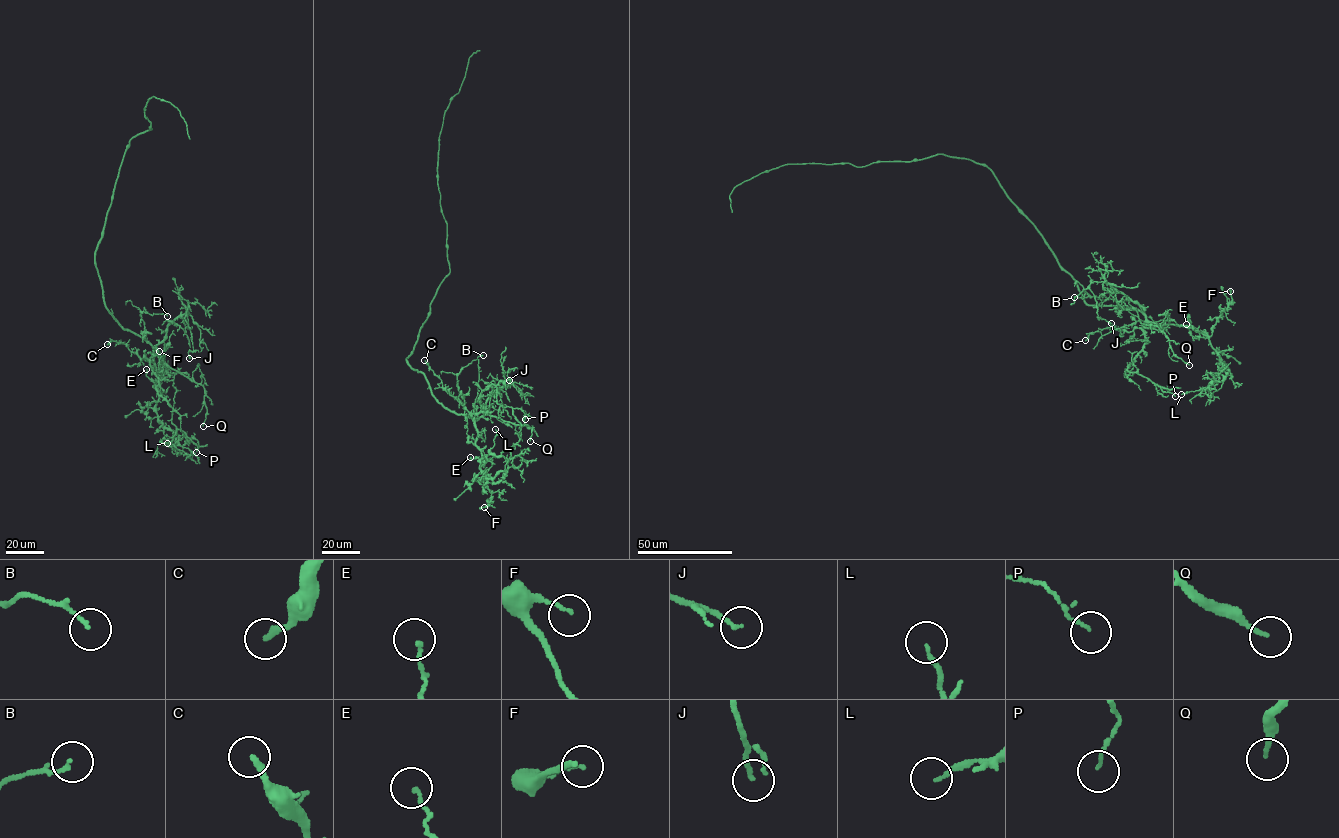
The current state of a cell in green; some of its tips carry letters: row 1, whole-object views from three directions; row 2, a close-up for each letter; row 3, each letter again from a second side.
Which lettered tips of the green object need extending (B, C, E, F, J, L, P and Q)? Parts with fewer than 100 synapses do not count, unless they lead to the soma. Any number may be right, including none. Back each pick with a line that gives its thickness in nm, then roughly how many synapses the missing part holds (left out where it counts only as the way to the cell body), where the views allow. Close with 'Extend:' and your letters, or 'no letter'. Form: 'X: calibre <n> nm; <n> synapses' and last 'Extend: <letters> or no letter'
Extend: no letter

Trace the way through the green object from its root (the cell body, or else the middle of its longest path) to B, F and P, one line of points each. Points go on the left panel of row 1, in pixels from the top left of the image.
B: (107, 211), (95, 263), (104, 305), (123, 328), (144, 339), (141, 312), (167, 316)
F: (107, 211), (95, 263), (104, 305), (123, 328), (152, 347), (159, 391), (157, 381), (166, 371), (159, 351)
P: (107, 211), (95, 263), (104, 305), (152, 347), (157, 394), (196, 452)

